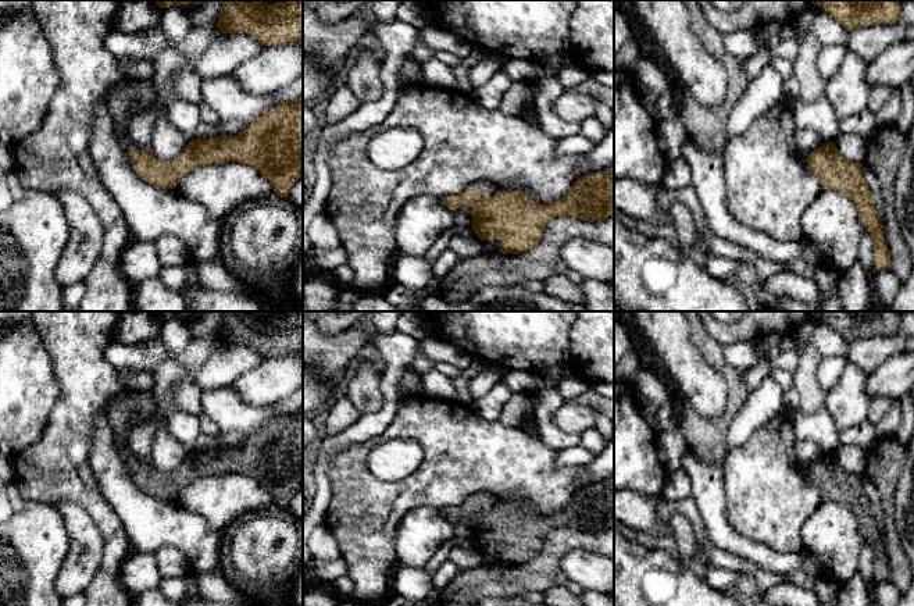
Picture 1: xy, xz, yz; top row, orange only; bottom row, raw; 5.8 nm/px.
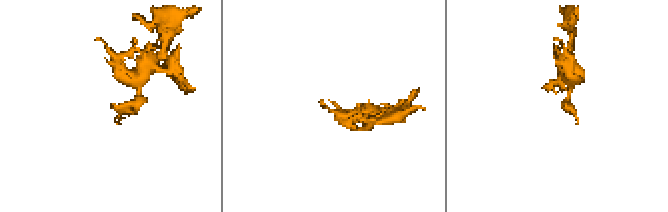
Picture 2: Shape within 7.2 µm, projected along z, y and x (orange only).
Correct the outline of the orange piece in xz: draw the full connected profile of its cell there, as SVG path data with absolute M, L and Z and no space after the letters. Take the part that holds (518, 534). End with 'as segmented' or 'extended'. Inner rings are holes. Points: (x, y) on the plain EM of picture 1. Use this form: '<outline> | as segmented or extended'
M606 484L581 488L558 513L538 514L521 503L499 502L490 495L475 493L454 507L439 509L454 525L472 518L472 537L481 552L496 550L499 563L520 566L535 559L547 534L554 528L600 532L614 525L614 491Z | extended

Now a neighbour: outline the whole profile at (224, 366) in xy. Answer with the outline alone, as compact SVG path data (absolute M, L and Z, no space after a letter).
M246 343L219 346L197 368L182 368L176 359L168 359L151 372L154 379L151 393L158 407L168 413L174 407L174 389L182 379L193 379L204 391L231 386L264 359Z

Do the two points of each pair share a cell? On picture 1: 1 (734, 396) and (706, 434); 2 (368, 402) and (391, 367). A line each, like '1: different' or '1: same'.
1: same
2: different

